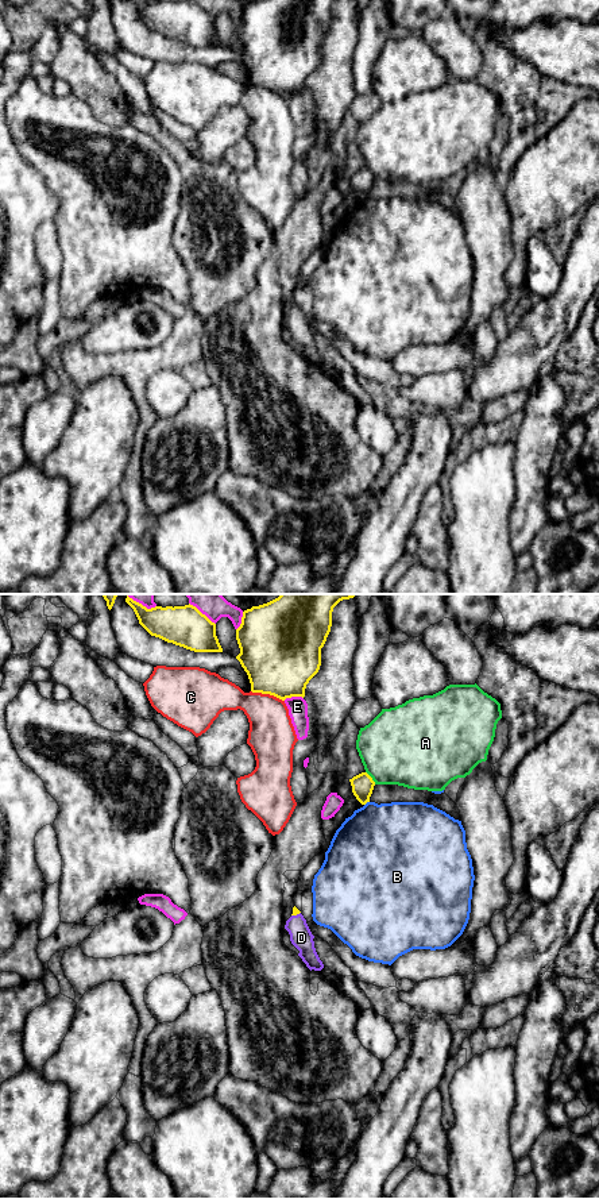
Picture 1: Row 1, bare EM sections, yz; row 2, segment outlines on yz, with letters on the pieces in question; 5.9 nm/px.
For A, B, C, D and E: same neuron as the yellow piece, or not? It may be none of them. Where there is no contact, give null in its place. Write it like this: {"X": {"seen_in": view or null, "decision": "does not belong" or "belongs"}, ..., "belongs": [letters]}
{"A": {"seen_in": "yz", "decision": "does not belong"}, "B": {"seen_in": "yz", "decision": "does not belong"}, "C": {"seen_in": "yz", "decision": "does not belong"}, "D": {"seen_in": "yz", "decision": "belongs"}, "E": {"seen_in": "yz", "decision": "does not belong"}, "belongs": ["D"]}

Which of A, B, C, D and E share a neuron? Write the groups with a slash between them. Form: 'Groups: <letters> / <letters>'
Groups: A / B / C / D / E

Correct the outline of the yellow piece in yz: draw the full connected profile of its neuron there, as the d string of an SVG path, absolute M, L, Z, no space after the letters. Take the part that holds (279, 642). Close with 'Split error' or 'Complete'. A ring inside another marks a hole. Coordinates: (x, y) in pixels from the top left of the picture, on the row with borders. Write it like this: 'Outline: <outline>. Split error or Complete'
Outline: M281 594L278 598L243 612L236 629L240 654L236 659L248 675L252 693L274 695L282 701L305 697L309 681L321 666L321 648L332 627L333 608L356 594Z. Complete

